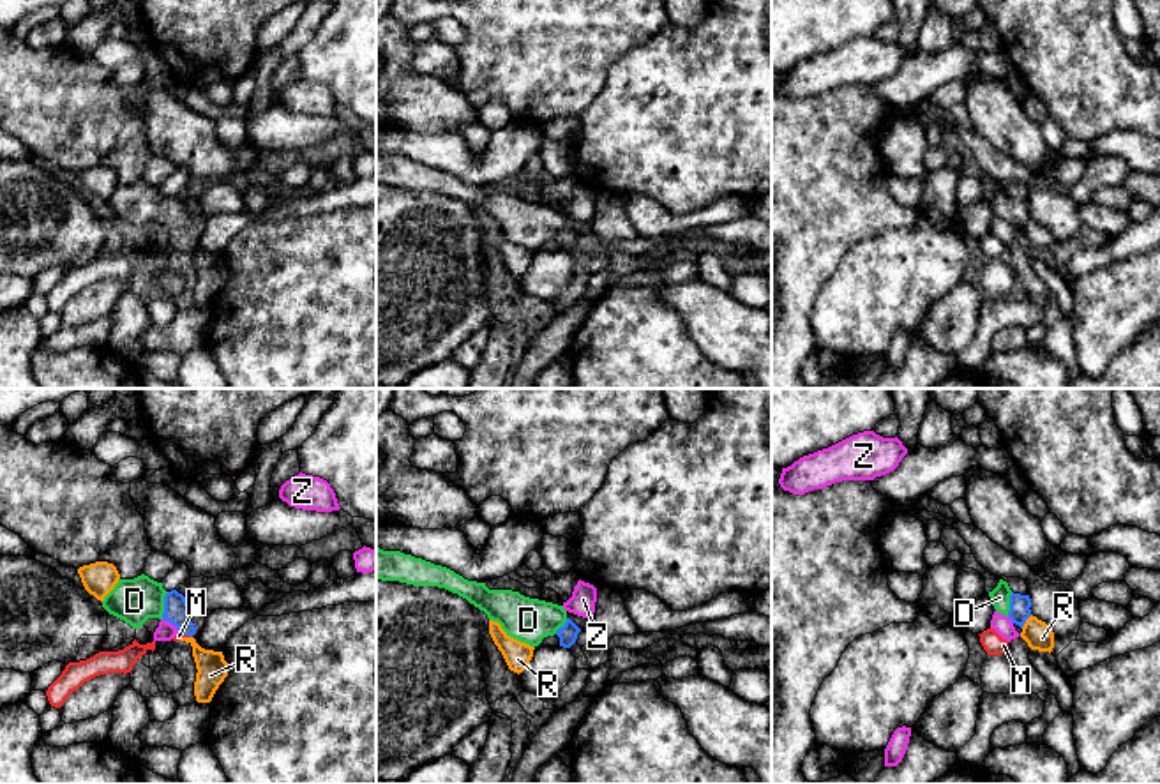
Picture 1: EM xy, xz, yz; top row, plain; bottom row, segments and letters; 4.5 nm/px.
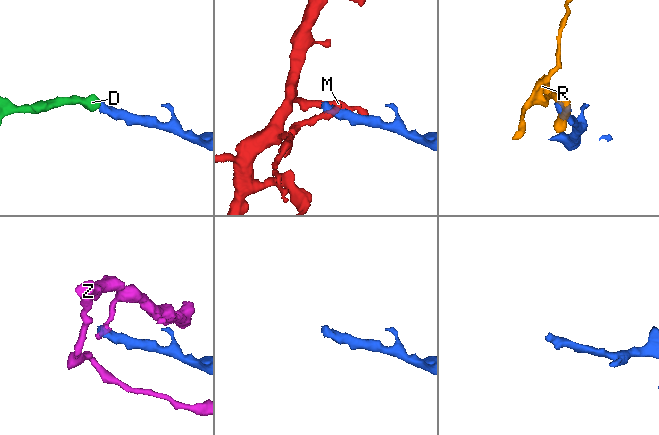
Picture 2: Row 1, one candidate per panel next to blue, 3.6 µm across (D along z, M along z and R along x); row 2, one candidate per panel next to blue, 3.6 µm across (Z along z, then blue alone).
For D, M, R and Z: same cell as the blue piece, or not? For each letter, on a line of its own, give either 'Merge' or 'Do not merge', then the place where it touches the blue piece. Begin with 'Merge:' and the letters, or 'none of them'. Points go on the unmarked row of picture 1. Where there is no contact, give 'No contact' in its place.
Merge: D
D: Merge. Touches blue at xy (165, 211)
M: Do not merge. Touches blue at xy (186, 239)
R: Do not merge. Touches blue at yz (1024, 226)
Z: Do not merge. Touches blue at xy (172, 228)

